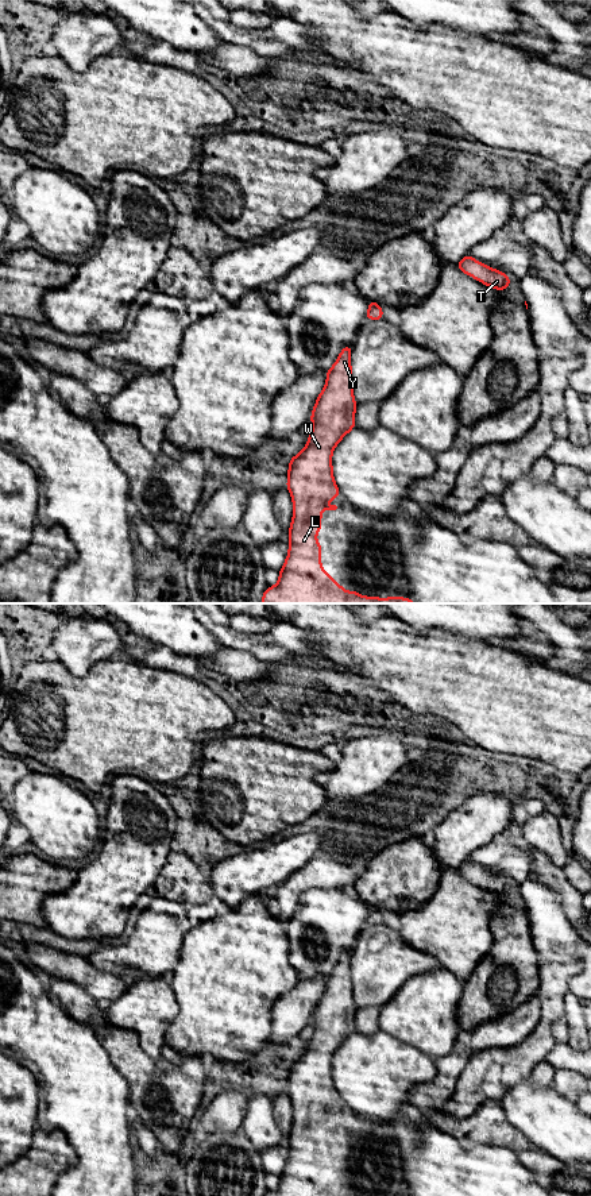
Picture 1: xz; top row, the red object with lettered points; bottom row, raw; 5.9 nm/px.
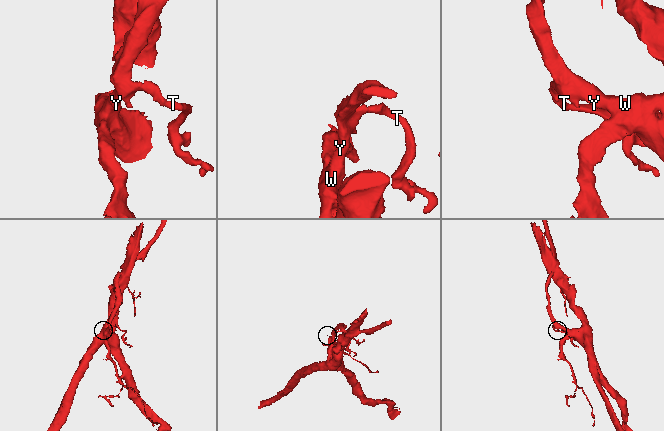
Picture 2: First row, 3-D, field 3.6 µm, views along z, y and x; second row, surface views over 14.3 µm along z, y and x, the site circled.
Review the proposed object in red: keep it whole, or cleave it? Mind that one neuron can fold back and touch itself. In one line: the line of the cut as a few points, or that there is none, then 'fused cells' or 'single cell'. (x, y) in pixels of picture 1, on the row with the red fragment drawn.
cut none; single cell

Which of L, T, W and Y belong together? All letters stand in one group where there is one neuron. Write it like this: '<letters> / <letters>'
L T W Y

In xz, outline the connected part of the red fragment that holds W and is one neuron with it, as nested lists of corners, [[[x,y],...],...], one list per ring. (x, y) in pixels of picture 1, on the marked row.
[[[352,346],[343,347],[335,364],[327,371],[327,382],[317,397],[313,408],[310,421],[313,431],[308,437],[306,447],[290,458],[287,471],[286,489],[293,498],[293,521],[289,528],[289,553],[283,567],[279,570],[279,582],[275,586],[267,587],[262,595],[263,603],[416,603],[409,598],[387,597],[382,601],[379,597],[362,597],[358,591],[345,591],[325,570],[321,568],[321,544],[316,540],[316,535],[321,531],[321,512],[336,510],[336,505],[318,505],[318,499],[336,499],[340,494],[339,487],[333,479],[332,470],[332,452],[339,441],[351,431],[355,425],[355,409],[356,402],[352,391],[352,370],[351,370],[351,350]]]

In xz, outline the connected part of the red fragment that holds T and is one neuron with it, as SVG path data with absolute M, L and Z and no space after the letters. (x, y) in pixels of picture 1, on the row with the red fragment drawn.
M467 254L459 263L455 265L467 275L476 278L479 282L503 290L510 286L510 278L507 274L494 270L492 267L479 263L470 254Z

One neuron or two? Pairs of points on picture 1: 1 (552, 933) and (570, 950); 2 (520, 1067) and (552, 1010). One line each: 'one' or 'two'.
1: one
2: one

